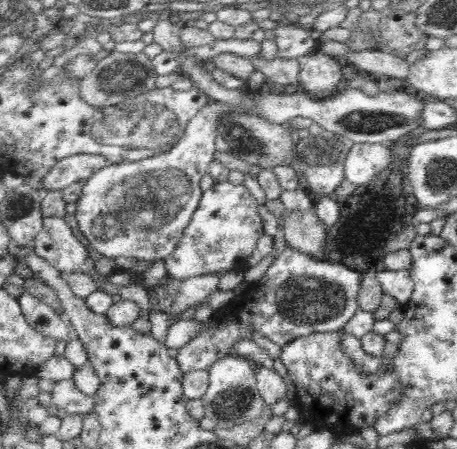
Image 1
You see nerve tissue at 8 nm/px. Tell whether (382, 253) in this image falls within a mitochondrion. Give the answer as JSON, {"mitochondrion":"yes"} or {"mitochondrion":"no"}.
{"mitochondrion":"no"}

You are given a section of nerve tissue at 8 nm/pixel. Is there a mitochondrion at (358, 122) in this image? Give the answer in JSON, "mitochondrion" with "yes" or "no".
{"mitochondrion":"yes"}

